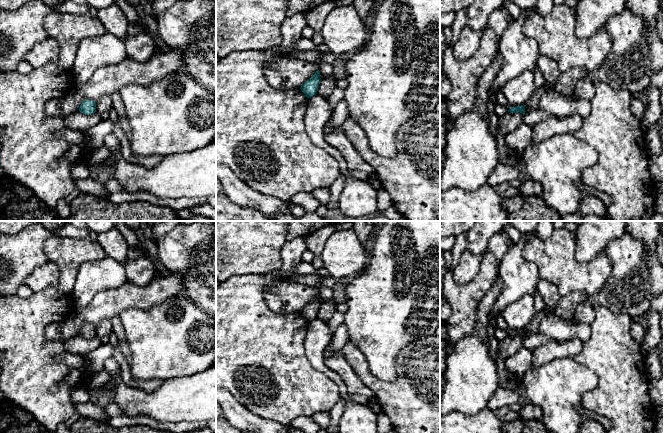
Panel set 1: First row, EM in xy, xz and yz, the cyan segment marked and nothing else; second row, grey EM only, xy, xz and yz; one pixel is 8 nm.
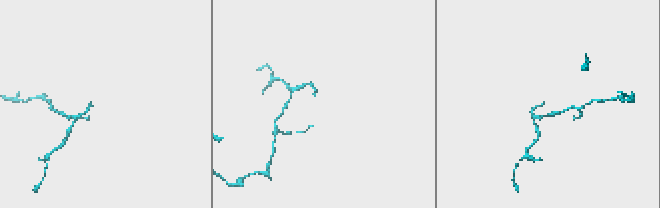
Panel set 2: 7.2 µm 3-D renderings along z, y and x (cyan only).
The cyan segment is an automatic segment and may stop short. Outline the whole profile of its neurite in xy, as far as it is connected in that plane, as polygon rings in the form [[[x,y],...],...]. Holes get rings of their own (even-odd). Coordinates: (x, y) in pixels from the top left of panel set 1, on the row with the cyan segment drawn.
[[[85,100],[81,103],[79,111],[85,115],[91,115],[96,112],[96,102],[93,100]]]

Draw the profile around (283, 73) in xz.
[[[277,56],[266,63],[265,75],[272,87],[286,90],[301,88],[318,70],[320,68],[315,63]]]

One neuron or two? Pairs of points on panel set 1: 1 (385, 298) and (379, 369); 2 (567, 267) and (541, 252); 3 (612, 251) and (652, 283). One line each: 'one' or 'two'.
1: one
2: one
3: one

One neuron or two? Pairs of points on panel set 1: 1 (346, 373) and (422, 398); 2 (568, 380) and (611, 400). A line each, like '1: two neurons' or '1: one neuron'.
1: two neurons
2: two neurons

